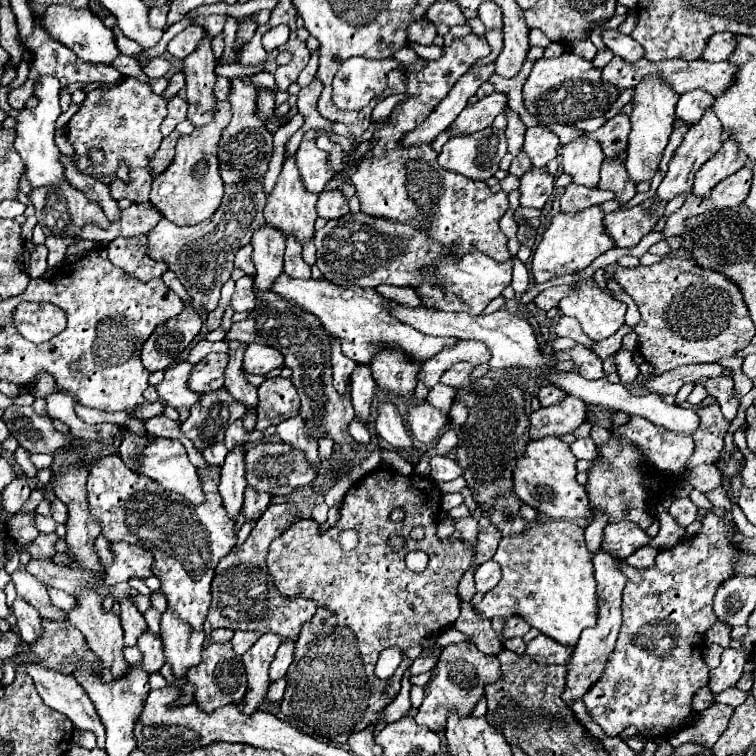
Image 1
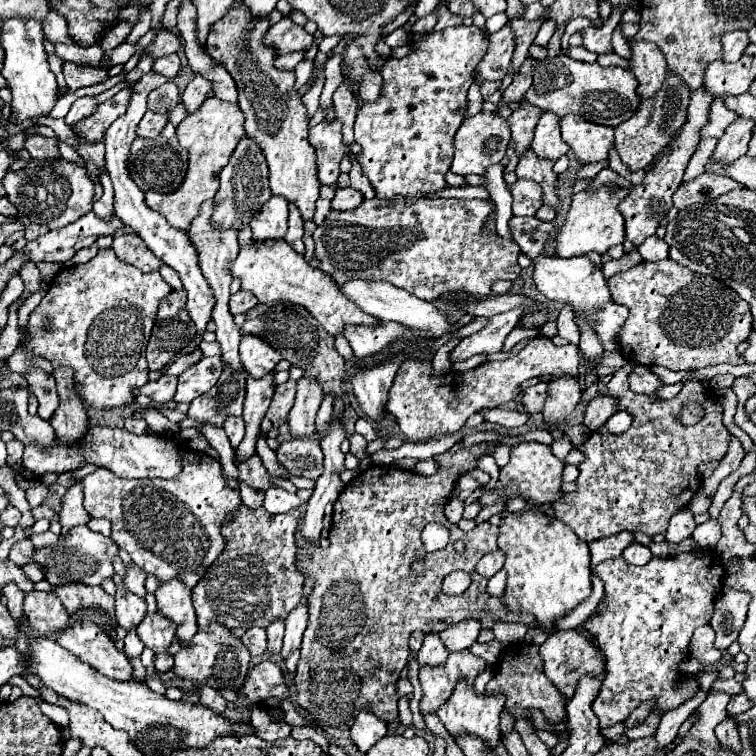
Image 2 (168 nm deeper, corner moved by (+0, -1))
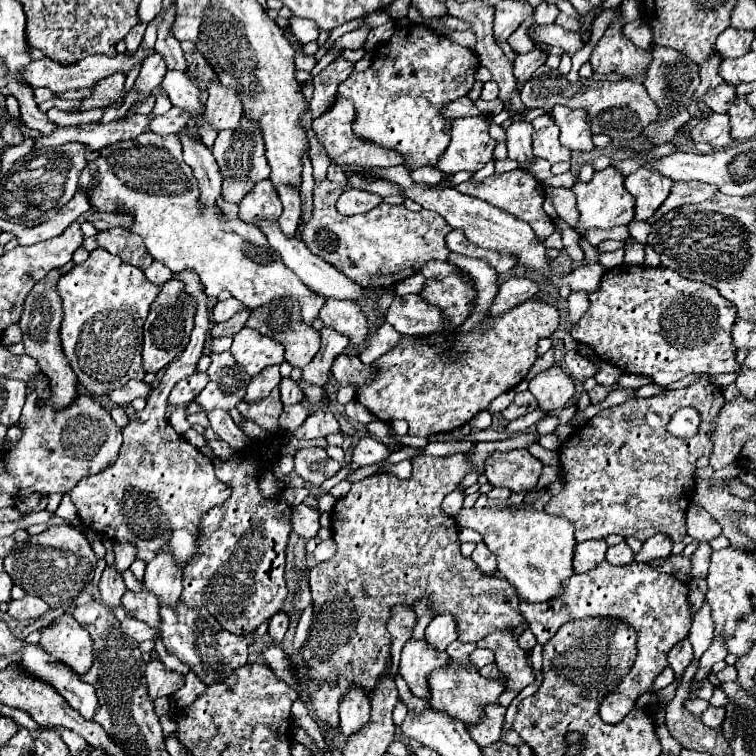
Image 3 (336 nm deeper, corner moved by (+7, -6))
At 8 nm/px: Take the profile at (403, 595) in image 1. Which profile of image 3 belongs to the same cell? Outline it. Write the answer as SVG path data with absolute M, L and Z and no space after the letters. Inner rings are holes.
M515 434L497 442L477 442L471 456L455 454L449 458L435 456L417 456L411 458L413 476L411 480L399 480L393 474L373 474L359 482L353 482L349 494L337 500L333 508L331 532L337 544L337 554L313 566L309 570L311 596L315 602L315 618L309 630L309 638L303 646L303 658L307 664L307 688L311 694L311 706L317 720L337 726L339 724L339 702L345 690L351 684L363 686L369 692L377 684L377 678L385 674L385 662L389 662L391 652L391 634L387 632L387 620L391 618L393 604L413 606L417 598L427 596L435 608L435 614L451 612L457 620L457 632L461 642L479 642L495 630L515 630L525 620L517 610L519 598L505 578L485 576L479 572L471 558L463 558L459 552L457 522L455 518L443 514L443 498L457 488L471 468L483 472L483 462L493 450L511 450L511 448L529 448L539 440L539 434Z

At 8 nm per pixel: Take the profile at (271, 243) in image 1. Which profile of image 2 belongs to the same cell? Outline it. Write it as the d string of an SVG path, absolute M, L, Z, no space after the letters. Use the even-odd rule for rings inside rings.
M270 197L264 209L252 217L252 239L254 241L280 241L288 229L288 201L284 197Z

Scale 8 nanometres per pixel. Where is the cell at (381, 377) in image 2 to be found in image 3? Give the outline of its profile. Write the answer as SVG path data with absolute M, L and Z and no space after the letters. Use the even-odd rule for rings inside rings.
M339 354L333 360L331 374L339 382L339 386L345 386L345 382L353 382L357 388L361 388L361 384L373 378L373 366L365 366L355 354Z

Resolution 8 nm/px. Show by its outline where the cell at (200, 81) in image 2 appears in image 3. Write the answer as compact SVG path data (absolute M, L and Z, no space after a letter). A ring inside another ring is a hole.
M173 106L167 114L153 116L149 120L149 130L159 136L167 136L167 134L177 134L177 130L181 130L185 124L187 124L187 114Z

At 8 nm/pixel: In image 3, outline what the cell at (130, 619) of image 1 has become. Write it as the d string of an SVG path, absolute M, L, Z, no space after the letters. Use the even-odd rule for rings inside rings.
M107 566L101 574L99 580L99 590L101 590L101 598L107 606L115 608L121 604L121 596L125 594L125 582L121 578L121 574L115 570L115 566Z

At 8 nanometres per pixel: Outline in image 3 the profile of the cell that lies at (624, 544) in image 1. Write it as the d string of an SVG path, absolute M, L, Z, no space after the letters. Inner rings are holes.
M587 540L577 544L575 556L573 556L573 570L577 574L591 570L593 566L605 560L605 550L607 550L607 544L603 540Z

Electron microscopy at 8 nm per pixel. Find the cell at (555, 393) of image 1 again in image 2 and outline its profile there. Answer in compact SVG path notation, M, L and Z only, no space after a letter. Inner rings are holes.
M538 383L534 387L528 387L524 391L524 397L522 397L522 403L526 407L528 413L540 413L542 407L544 407L544 401L548 399L548 383Z

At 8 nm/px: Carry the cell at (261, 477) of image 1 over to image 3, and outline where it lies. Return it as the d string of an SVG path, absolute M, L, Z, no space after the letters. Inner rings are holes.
M321 446L315 448L303 448L295 456L295 472L311 482L311 484L323 484L327 478L335 476L339 472L341 464L327 456L327 452Z

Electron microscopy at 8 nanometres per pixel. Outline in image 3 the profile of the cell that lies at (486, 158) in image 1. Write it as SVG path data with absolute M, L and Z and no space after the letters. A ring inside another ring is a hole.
M485 116L451 120L451 142L437 160L437 168L445 174L481 170L493 158L495 148L495 140L487 128L489 120Z

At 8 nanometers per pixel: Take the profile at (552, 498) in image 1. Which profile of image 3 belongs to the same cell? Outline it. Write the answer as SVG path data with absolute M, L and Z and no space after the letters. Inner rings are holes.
M527 450L493 452L485 458L485 476L489 484L509 488L511 492L533 490L543 464Z

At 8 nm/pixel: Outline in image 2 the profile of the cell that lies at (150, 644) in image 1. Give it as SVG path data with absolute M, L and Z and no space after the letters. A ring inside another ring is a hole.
M154 613L144 617L144 621L136 627L136 633L148 649L160 655L168 653L170 643L176 635L176 625L172 625L172 621L166 621L166 617L160 617L160 613Z

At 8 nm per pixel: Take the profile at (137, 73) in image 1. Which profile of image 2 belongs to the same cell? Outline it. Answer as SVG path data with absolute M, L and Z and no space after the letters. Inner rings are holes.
M56 43L54 51L62 61L72 61L78 65L98 65L104 57L104 51L96 45L94 47L78 47L78 45Z

